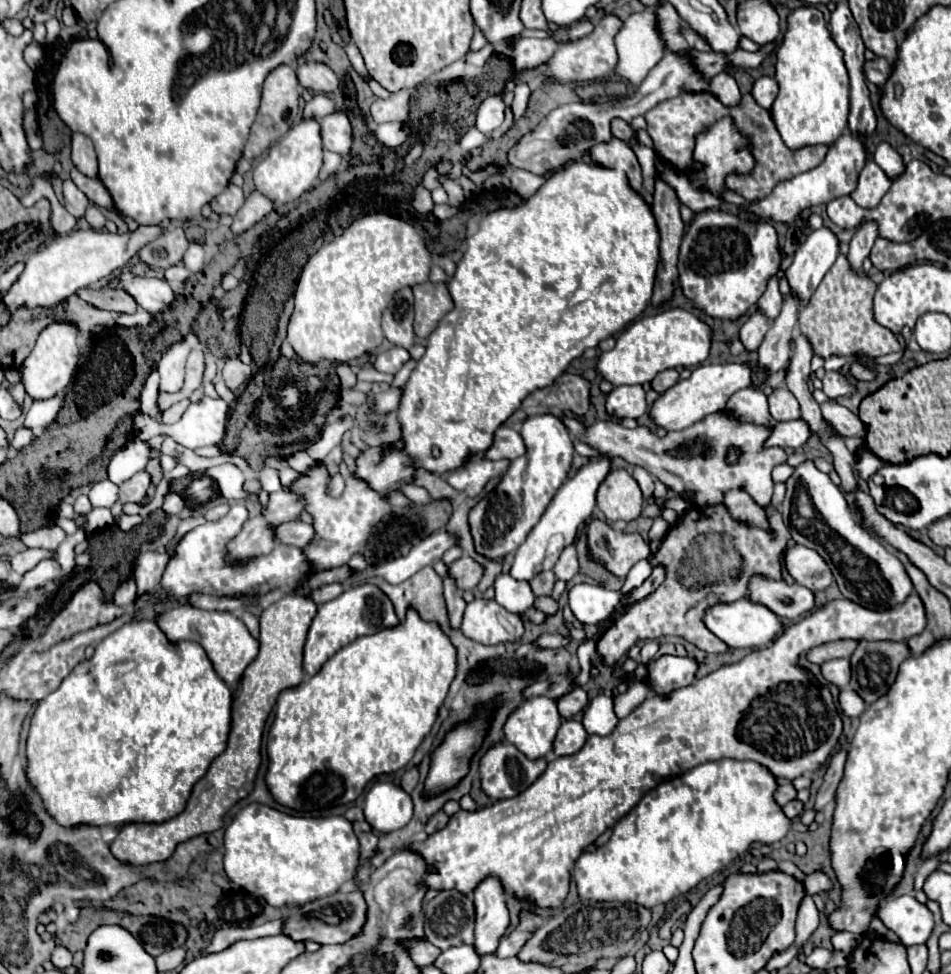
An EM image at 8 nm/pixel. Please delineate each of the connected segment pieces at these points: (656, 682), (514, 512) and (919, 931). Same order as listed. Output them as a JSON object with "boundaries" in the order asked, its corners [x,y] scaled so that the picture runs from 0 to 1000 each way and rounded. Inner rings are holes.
{"boundaries":[[[[695,672],[680,683],[680,703],[691,714],[703,714],[714,705],[722,705],[733,697],[733,679],[729,675]]],[[[581,426],[556,428],[548,438],[548,447],[554,461],[554,473],[537,473],[527,496],[512,506],[512,510],[504,512],[504,516],[493,525],[493,541],[499,566],[518,576],[529,576],[554,553],[556,545],[567,537],[577,514],[596,492],[605,465],[598,443]]],[[[958,919],[935,923],[931,931],[924,931],[922,941],[950,966],[950,970],[973,968],[981,956],[981,937]]]]}

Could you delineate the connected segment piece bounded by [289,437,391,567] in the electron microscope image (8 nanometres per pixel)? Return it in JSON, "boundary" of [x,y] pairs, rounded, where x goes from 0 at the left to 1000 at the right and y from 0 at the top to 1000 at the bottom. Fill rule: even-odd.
{"boundary":[[[363,449],[363,475],[361,475],[361,490],[363,490],[363,502],[359,510],[348,510],[342,508],[342,496],[344,496],[344,488],[342,488],[342,479],[331,477],[327,484],[319,486],[310,498],[306,498],[306,504],[312,504],[321,516],[323,516],[323,527],[329,529],[331,537],[331,551],[329,557],[325,562],[321,562],[321,570],[325,570],[325,574],[329,574],[329,578],[333,578],[333,582],[354,582],[354,578],[367,578],[367,574],[380,564],[380,560],[384,557],[384,553],[388,551],[392,539],[396,539],[396,535],[401,535],[411,521],[407,518],[407,514],[396,508],[394,502],[390,502],[390,498],[373,488],[373,471],[380,467],[380,459],[369,457],[367,451]]]}

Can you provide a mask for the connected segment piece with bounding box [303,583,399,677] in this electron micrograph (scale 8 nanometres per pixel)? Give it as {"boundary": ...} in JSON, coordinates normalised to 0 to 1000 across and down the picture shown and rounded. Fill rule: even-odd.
{"boundary":[[[377,599],[373,603],[367,603],[354,615],[335,623],[335,627],[327,640],[327,646],[323,650],[319,687],[325,695],[329,695],[340,685],[340,681],[348,672],[352,672],[359,664],[363,664],[365,660],[373,658],[380,652],[399,650],[403,646],[413,646],[417,642],[420,642],[420,636],[413,627],[413,619],[409,619],[409,613],[399,603],[394,603],[390,599]]]}

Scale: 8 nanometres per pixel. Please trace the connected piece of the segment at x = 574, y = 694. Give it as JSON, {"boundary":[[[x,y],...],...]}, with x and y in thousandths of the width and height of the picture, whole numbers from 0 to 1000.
{"boundary":[[[607,705],[607,707],[603,707],[598,714],[594,714],[594,716],[590,716],[590,718],[586,720],[588,734],[590,734],[592,738],[600,738],[605,732],[613,730],[613,728],[617,726],[617,722],[619,722],[619,716],[617,716],[615,707]]]}

